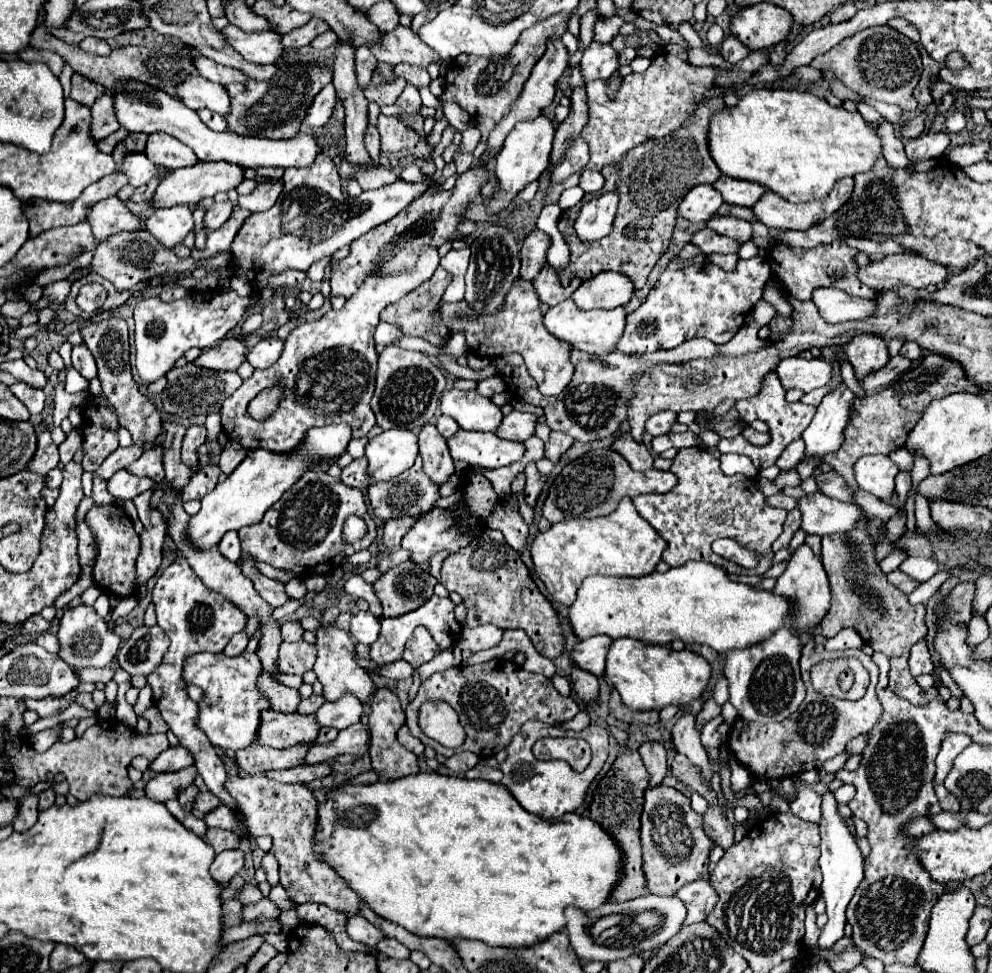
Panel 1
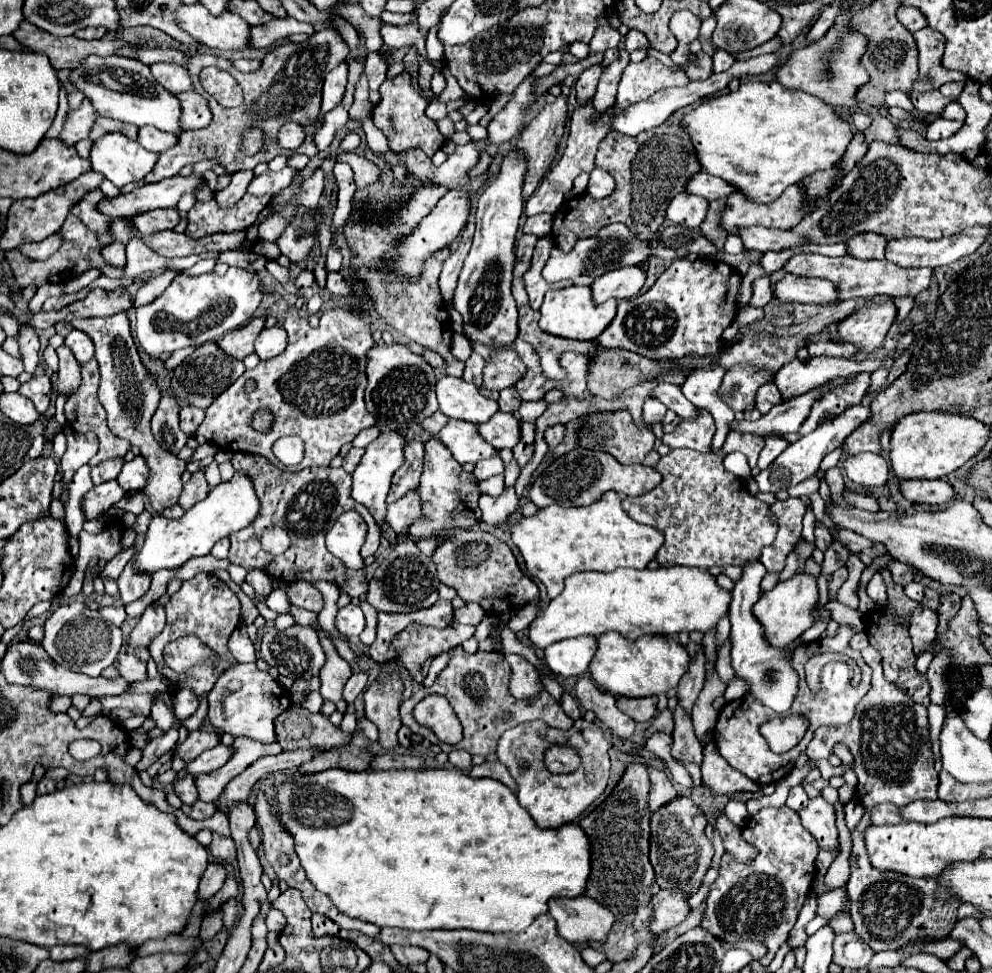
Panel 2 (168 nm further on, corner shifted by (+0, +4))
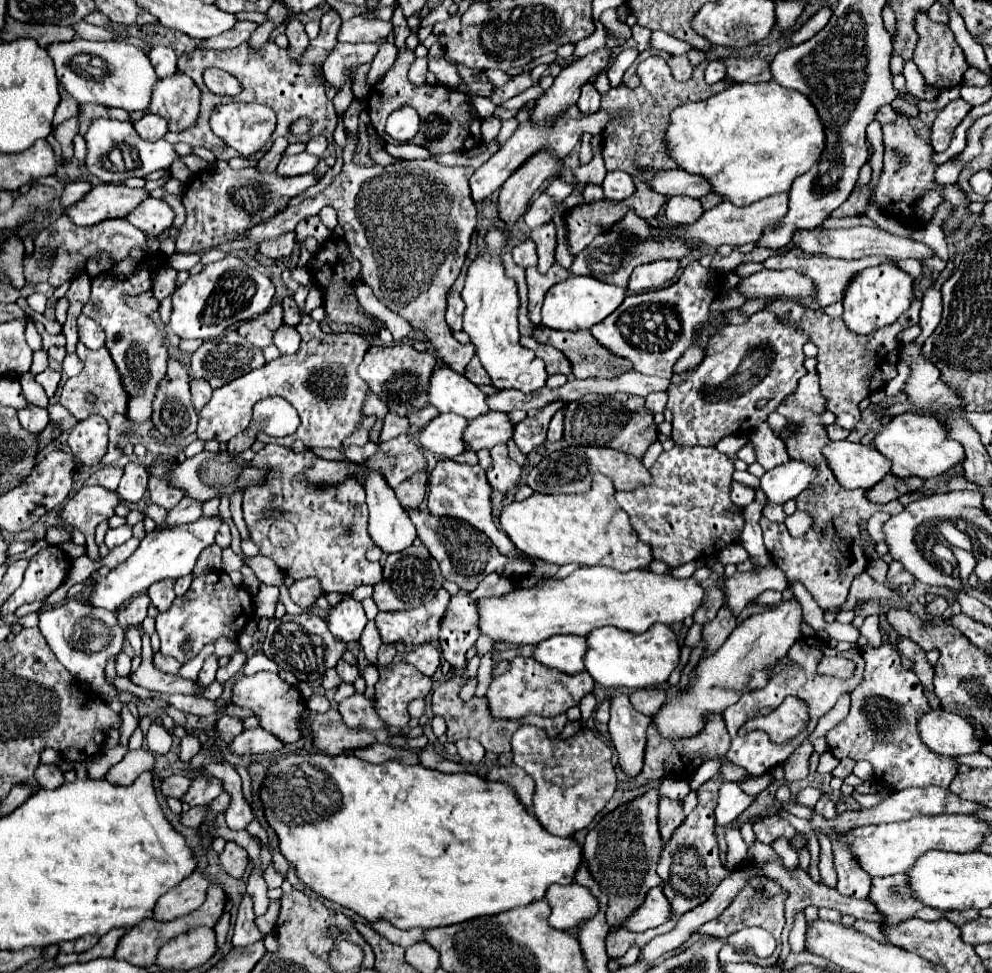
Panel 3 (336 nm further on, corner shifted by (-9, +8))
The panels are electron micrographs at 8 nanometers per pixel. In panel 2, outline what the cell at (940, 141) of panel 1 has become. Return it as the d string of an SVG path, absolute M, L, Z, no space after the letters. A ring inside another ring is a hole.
M937 117L929 127L927 127L927 139L933 141L933 139L945 139L945 137L951 137L955 135L955 131L959 129L959 121L953 121L953 119L945 119L945 117Z

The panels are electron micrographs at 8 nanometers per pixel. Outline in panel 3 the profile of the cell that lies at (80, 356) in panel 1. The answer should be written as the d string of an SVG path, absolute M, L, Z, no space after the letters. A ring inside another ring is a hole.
M86 315L78 317L78 335L80 343L84 343L88 349L104 347L104 329Z

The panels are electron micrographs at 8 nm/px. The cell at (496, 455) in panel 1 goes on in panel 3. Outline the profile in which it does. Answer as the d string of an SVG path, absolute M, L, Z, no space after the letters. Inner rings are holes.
M454 413L438 415L420 433L420 447L436 453L440 457L454 459L454 457L470 451L466 441L462 441L462 431L466 431L466 425L468 425L468 421Z

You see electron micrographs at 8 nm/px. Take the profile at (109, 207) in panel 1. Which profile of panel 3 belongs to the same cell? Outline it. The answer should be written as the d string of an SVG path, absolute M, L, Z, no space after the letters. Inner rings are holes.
M68 183L64 187L64 191L60 193L60 205L66 209L68 205L76 205L78 201L82 201L82 197L86 197L86 193L90 193L92 185L90 183Z

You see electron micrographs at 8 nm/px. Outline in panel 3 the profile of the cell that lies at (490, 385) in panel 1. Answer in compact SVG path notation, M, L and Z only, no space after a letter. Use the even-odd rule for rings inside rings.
M490 225L484 235L484 251L470 263L466 273L466 283L462 289L462 299L466 303L464 311L464 331L470 335L476 355L482 367L488 371L492 385L496 389L518 389L522 393L532 393L544 387L548 375L544 371L544 361L538 359L530 349L520 345L520 325L518 325L518 285L504 269L504 253L510 243L510 233L500 225Z

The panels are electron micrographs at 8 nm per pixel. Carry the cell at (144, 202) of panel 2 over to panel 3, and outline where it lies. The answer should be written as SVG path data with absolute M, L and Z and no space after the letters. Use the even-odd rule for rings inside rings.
M100 183L96 187L92 187L92 191L78 203L72 205L66 211L66 215L76 223L76 225L96 225L98 221L106 221L106 219L116 219L116 217L126 217L130 211L134 211L144 199L148 199L150 195L144 189L130 189L124 183Z

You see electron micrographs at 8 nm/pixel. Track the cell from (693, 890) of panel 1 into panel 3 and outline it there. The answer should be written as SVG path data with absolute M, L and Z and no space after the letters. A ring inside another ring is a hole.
M654 887L646 895L642 909L636 909L636 913L632 913L632 917L628 917L624 925L630 931L646 931L666 923L670 917L672 917L672 909L670 903L666 901L666 895L662 893L660 887Z

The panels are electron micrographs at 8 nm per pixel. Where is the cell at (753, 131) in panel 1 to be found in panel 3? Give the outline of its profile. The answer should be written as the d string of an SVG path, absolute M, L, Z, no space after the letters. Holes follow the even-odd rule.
M774 79L768 83L736 83L706 101L684 103L670 115L670 127L666 131L670 155L680 169L710 179L712 189L738 207L746 207L764 197L780 191L790 191L792 181L806 173L826 147L826 131L810 99L798 91L780 87Z

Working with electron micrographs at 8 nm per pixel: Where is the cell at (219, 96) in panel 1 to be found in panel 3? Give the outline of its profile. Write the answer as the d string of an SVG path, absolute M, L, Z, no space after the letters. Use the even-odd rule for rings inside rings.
M162 45L160 47L152 47L152 51L150 51L148 57L150 57L152 67L154 67L154 71L158 73L160 79L178 73L178 65L176 65L178 55L174 53L174 49L162 47Z

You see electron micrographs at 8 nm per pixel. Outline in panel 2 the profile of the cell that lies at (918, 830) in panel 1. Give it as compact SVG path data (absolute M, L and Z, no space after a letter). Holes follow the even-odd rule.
M881 803L877 807L871 809L871 821L875 825L889 825L889 823L901 823L901 819L897 817L897 807L891 803Z

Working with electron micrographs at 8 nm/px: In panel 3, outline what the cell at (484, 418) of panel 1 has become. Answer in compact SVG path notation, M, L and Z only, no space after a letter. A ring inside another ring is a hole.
M438 367L434 371L430 379L430 405L440 413L456 413L468 421L490 411L486 405L486 393L450 367Z

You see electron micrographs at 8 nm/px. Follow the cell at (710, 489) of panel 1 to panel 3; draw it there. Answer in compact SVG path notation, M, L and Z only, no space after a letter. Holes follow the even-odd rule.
M674 445L670 451L662 451L658 461L650 467L650 473L654 477L650 487L646 485L634 491L616 493L616 501L628 513L638 537L652 547L654 559L660 559L670 569L674 569L700 557L712 557L712 551L718 553L724 547L740 541L740 533L746 521L744 521L744 509L732 503L730 499L730 485L734 471L736 471L734 461L728 455L720 453L716 447Z

